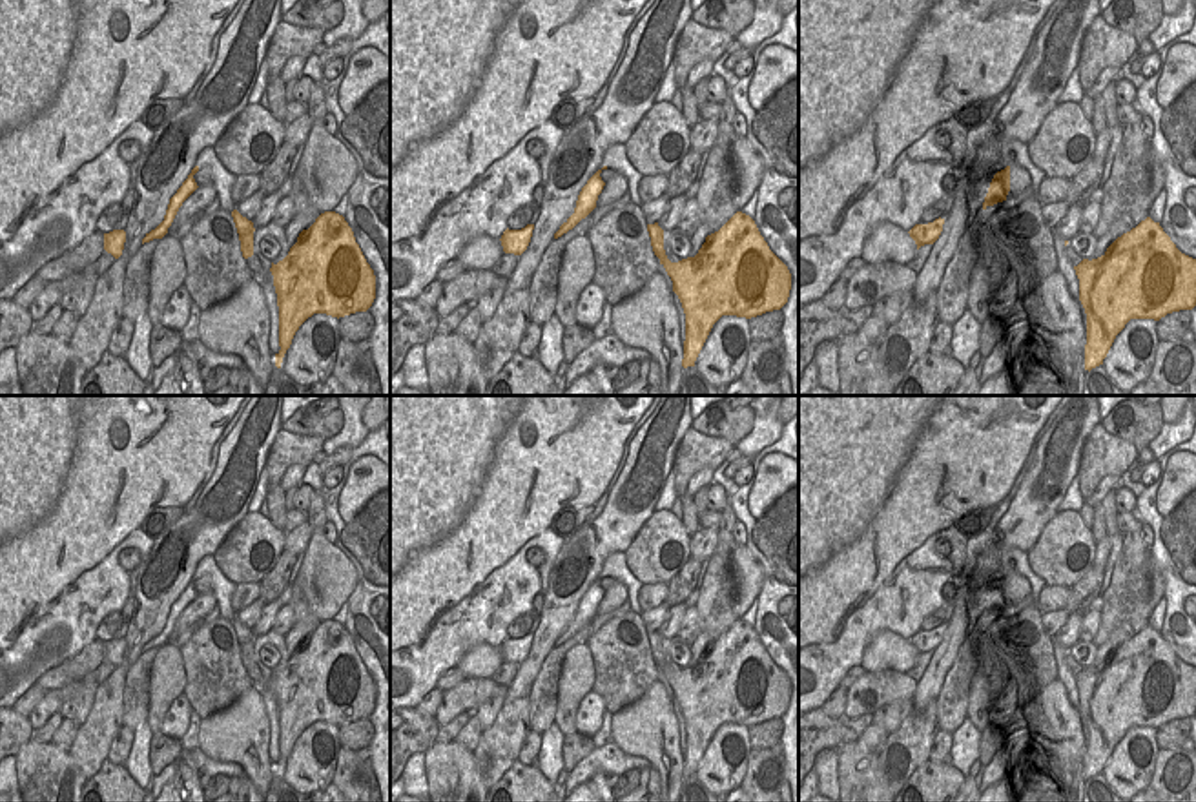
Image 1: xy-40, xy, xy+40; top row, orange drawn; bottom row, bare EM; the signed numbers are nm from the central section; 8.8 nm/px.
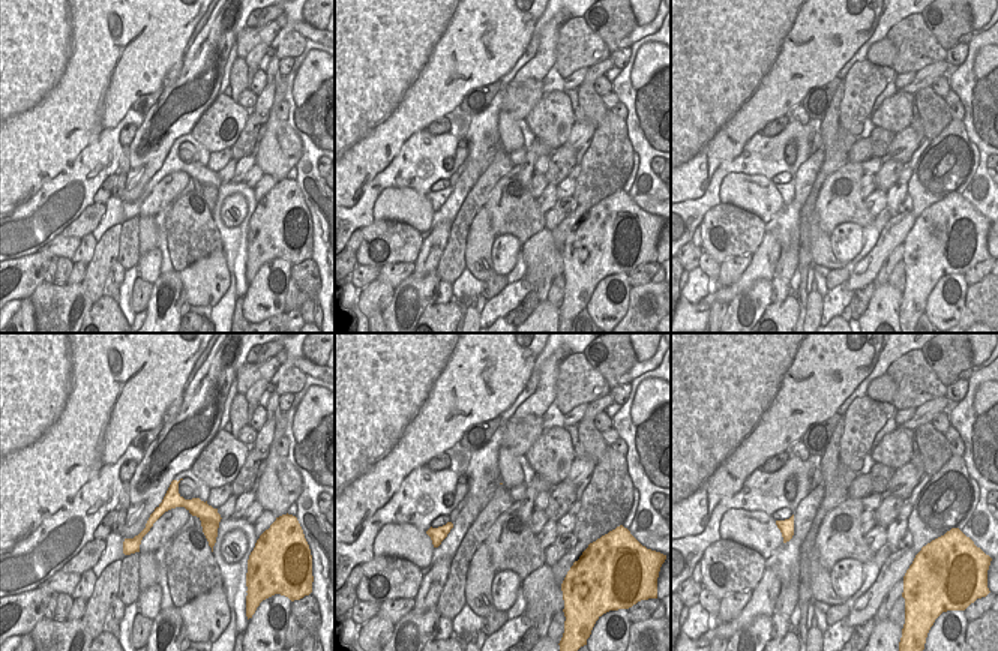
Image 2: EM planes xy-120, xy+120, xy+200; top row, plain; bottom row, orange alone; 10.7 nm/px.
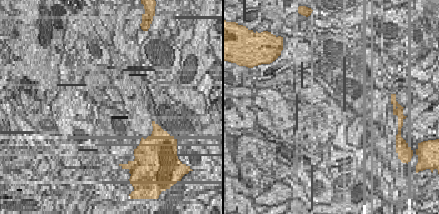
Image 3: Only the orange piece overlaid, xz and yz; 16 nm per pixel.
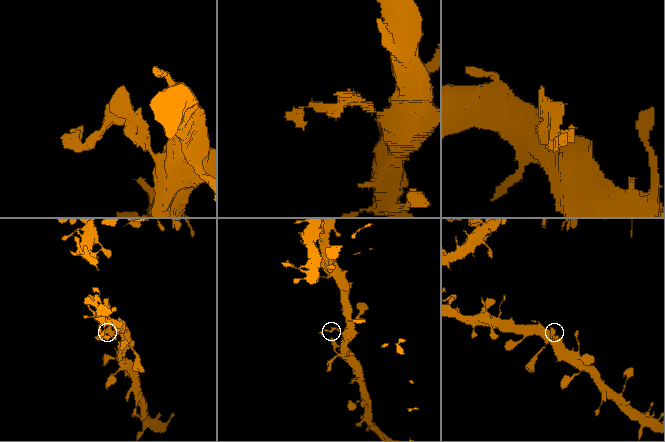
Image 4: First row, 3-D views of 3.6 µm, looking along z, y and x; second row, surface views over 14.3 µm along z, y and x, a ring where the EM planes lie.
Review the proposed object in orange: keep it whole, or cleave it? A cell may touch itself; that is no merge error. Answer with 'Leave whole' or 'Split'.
Split.

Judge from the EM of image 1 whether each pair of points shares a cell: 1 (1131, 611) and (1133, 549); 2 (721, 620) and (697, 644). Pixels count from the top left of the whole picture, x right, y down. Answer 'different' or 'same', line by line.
1: same
2: different

